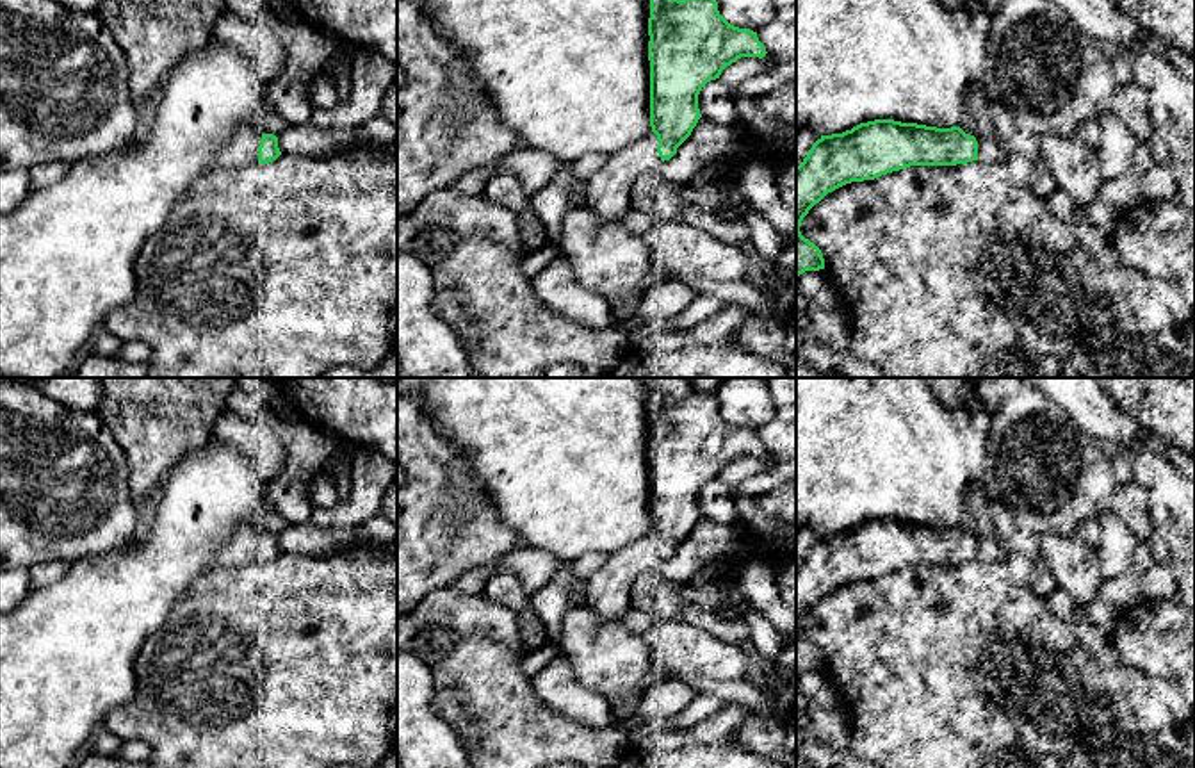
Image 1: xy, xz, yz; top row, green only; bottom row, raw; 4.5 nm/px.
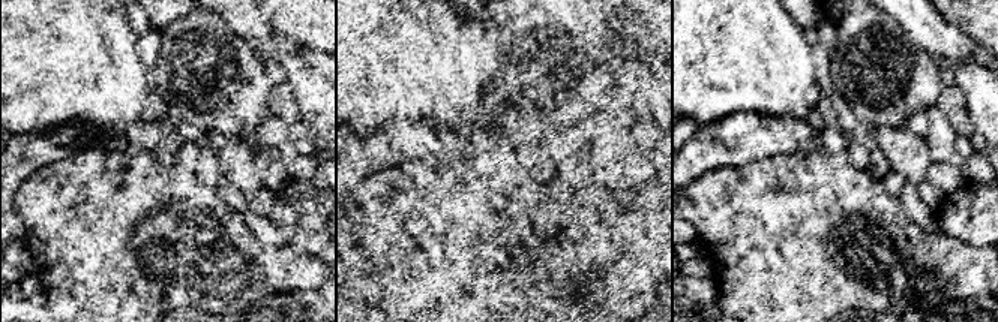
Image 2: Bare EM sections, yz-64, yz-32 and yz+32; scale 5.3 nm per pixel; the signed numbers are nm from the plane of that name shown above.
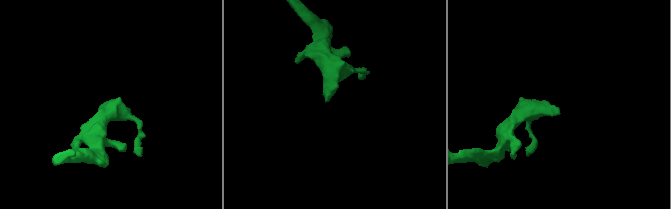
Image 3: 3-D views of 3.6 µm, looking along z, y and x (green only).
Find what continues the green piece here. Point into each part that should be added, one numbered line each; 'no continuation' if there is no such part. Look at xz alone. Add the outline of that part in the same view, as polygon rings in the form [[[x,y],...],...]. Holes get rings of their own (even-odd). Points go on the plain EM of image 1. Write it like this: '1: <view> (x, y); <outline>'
1: xz (609, 588); [[[650,531],[645,538],[613,552],[611,558],[588,577],[586,606],[602,620],[622,620],[629,631],[646,634],[657,618],[636,609],[630,604],[630,593],[639,574],[657,572],[663,563],[657,545],[657,535]]]

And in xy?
1: xy (243, 547); [[[242,524],[221,549],[217,563],[221,567],[246,567],[256,563],[260,540],[262,531],[256,526]]]

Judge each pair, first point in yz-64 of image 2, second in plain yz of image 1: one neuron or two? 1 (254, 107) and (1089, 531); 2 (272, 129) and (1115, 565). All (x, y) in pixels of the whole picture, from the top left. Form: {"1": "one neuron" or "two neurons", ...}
{"1": "two neurons", "2": "one neuron"}

